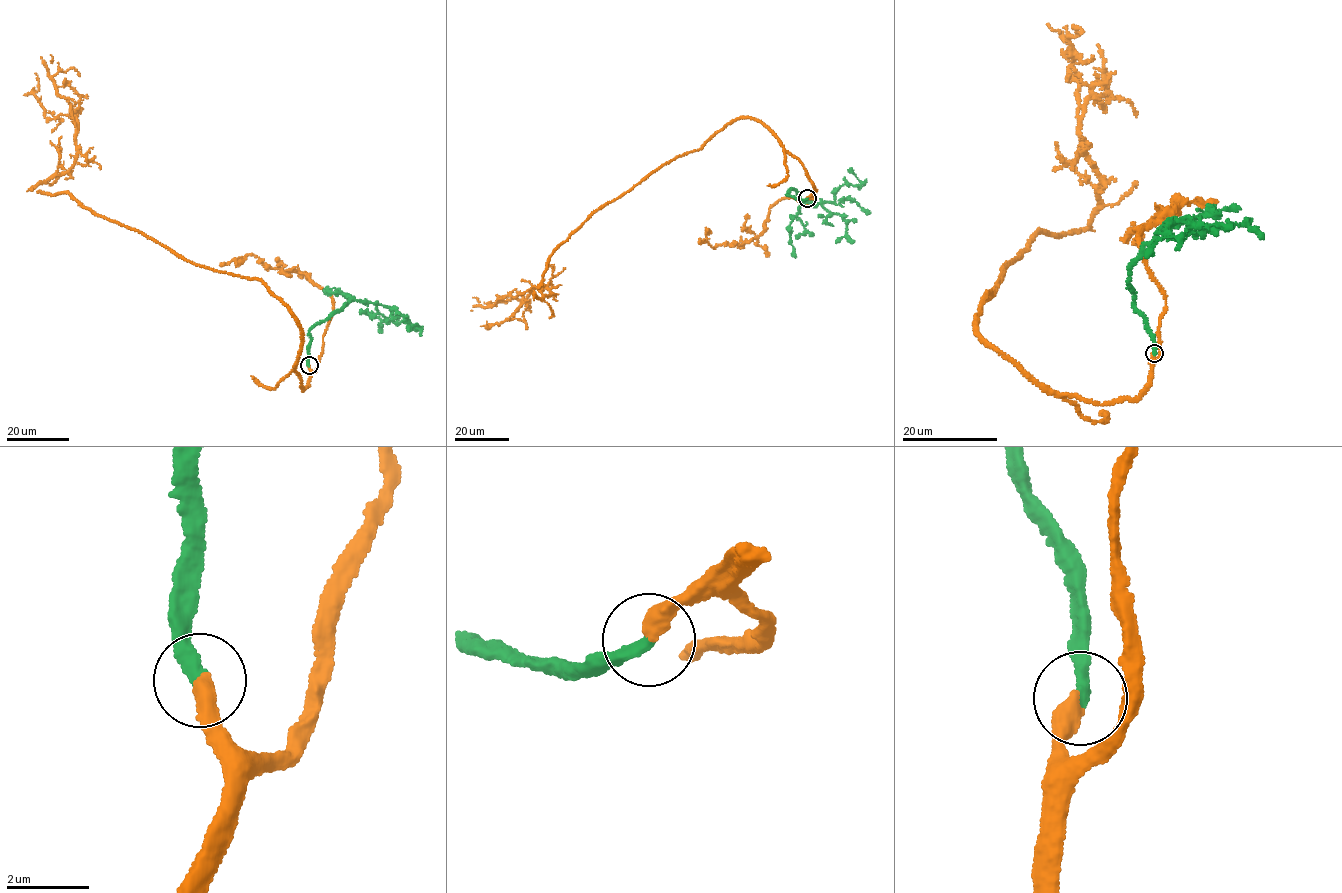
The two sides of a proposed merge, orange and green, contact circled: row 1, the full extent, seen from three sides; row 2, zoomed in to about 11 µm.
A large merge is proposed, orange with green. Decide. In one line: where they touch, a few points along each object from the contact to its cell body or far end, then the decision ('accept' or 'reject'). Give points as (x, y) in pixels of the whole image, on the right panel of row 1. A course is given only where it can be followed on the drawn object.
place (1154, 353); course orange (1154, 353), (1140, 394), (1094, 403), (1036, 383), (978, 332), (1000, 269), (1099, 208), (1069, 77), (1081, 34); course green (1154, 353), (1129, 272), (1157, 231), (1185, 217), (1167, 228), (1179, 241), (1161, 238), (1147, 258); accept

